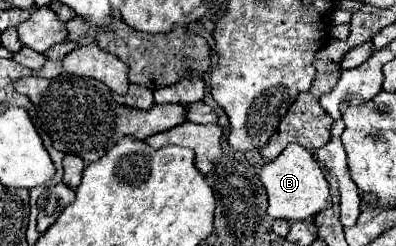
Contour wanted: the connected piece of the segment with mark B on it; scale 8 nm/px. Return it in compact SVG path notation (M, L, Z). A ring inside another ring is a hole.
M289 144L275 160L265 162L265 166L259 168L259 180L263 182L267 192L267 200L269 200L267 214L271 218L297 222L315 216L331 206L329 184L325 180L321 166L315 162L313 154L299 144Z

